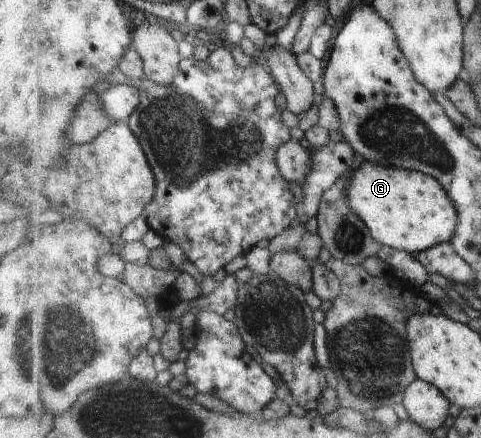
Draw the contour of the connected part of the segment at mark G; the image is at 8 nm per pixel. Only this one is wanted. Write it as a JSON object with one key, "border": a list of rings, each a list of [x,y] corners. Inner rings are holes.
{"border":[[[364,160],[352,175],[348,199],[380,243],[411,254],[451,242],[460,225],[457,205],[445,185],[424,172]]]}

